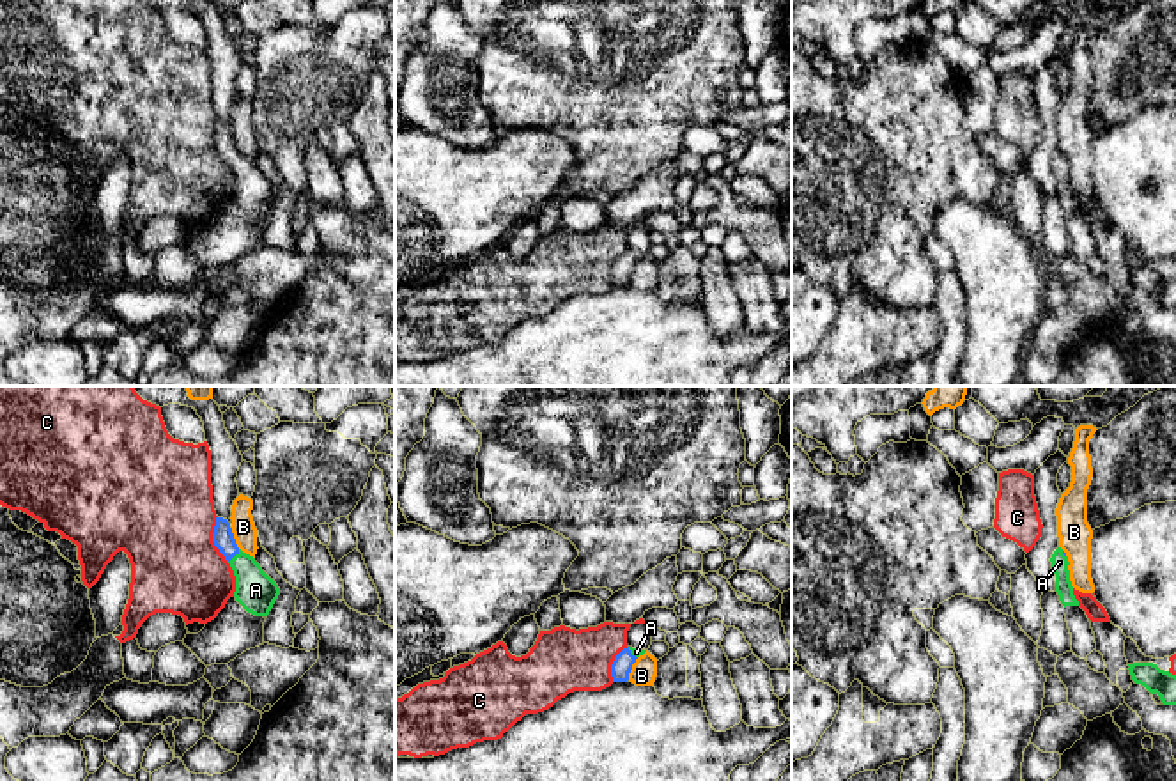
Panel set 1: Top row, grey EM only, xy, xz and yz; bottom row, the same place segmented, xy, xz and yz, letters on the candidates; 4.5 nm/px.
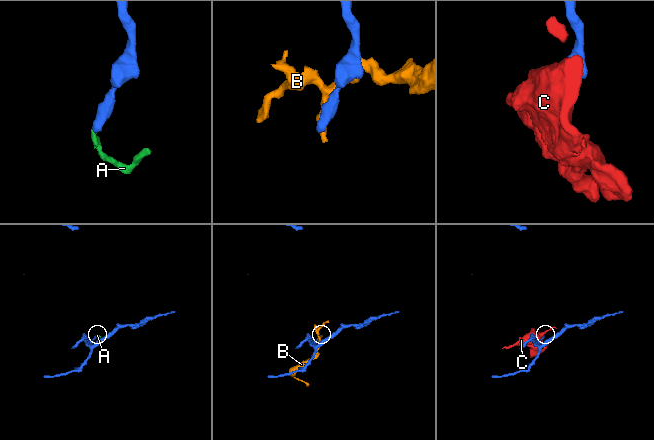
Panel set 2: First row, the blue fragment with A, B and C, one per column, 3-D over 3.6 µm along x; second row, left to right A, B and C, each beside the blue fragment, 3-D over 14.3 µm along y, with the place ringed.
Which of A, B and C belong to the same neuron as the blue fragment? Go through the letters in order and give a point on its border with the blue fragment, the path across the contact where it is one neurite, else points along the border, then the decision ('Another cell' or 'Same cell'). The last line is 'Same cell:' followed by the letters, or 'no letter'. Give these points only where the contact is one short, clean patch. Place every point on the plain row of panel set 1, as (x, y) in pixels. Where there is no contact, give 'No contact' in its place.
A: Touches blue at xy (234, 158). Path across: xy (224, 142), (234, 158), (248, 176), (255, 193). Same cell
B: Touches blue at xz (631, 271). Another cell
C: Touches blue at xy (213, 142). Another cell
Same cell: A

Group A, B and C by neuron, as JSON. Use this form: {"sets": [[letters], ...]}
{"sets": [["A"], ["B"], ["C"]]}

